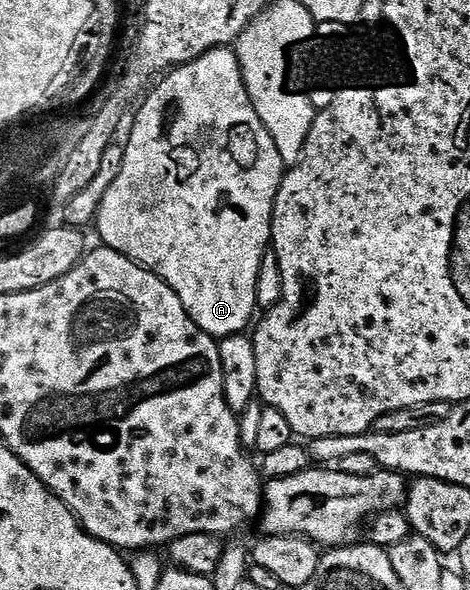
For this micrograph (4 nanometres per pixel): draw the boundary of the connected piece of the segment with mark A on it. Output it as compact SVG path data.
M230 47L213 49L202 57L167 72L145 94L144 100L137 106L137 115L138 118L130 129L130 138L124 141L120 175L116 177L116 183L108 191L108 195L104 197L104 203L98 212L96 230L98 229L99 235L102 236L101 244L112 251L120 251L120 255L132 259L137 265L142 265L155 273L161 281L168 283L168 287L176 291L180 303L184 303L184 311L188 311L193 321L210 337L221 339L237 333L246 333L251 328L255 320L254 313L256 314L258 309L260 267L272 245L274 204L288 167L280 159L280 151L276 151L276 143L272 143L272 135L268 135L260 115L256 115L254 104L246 90L246 79L242 74L237 52Z

